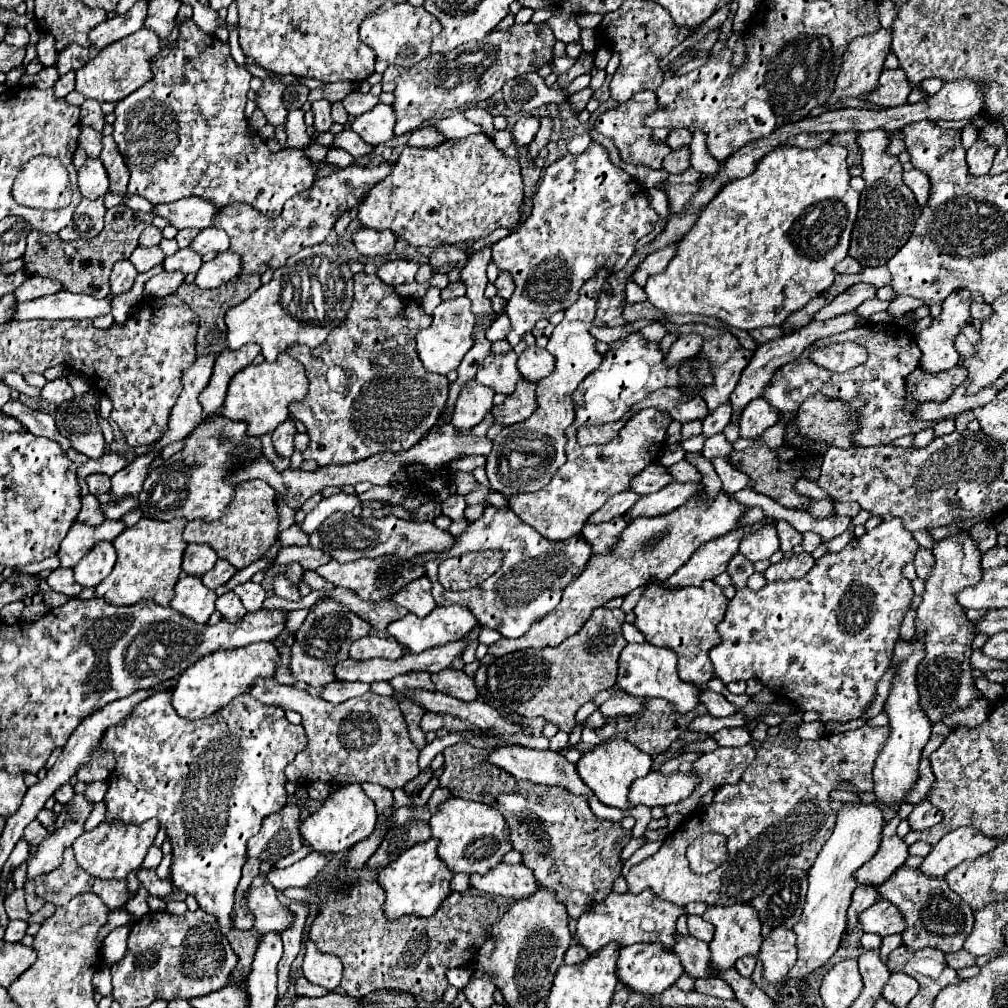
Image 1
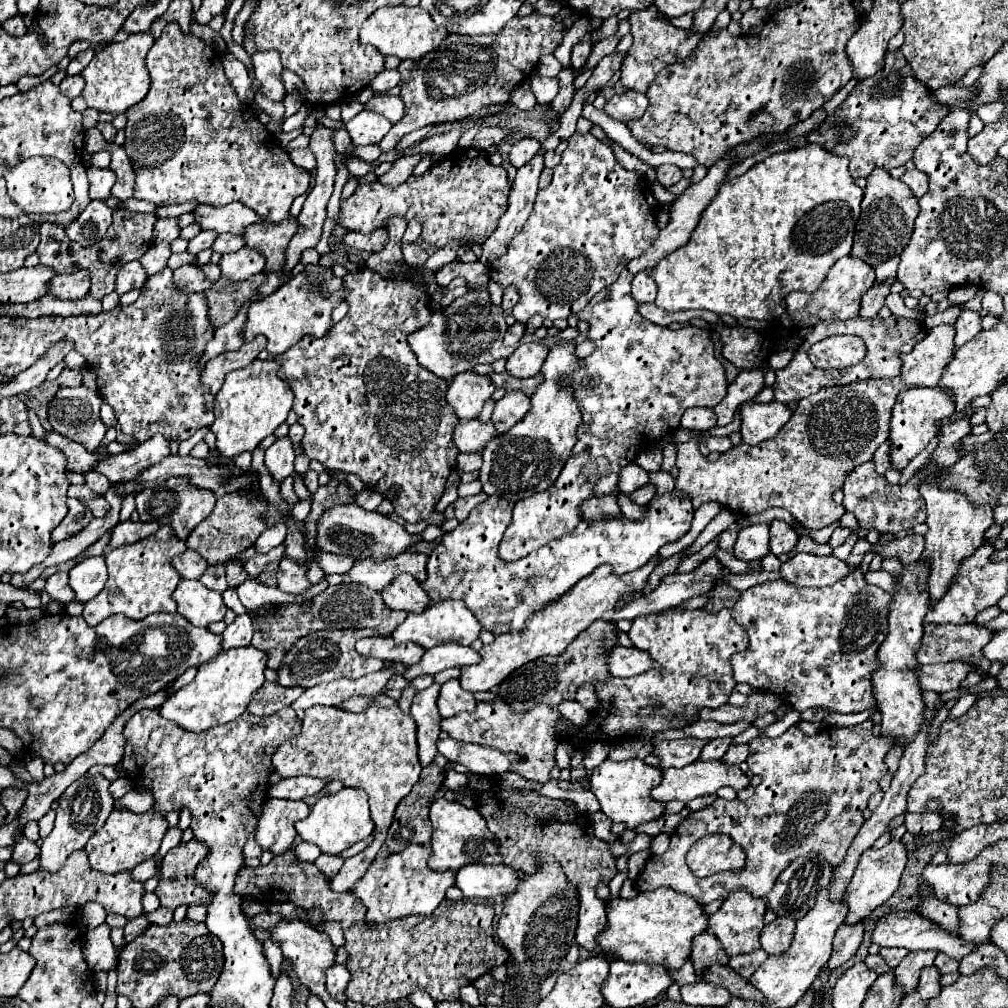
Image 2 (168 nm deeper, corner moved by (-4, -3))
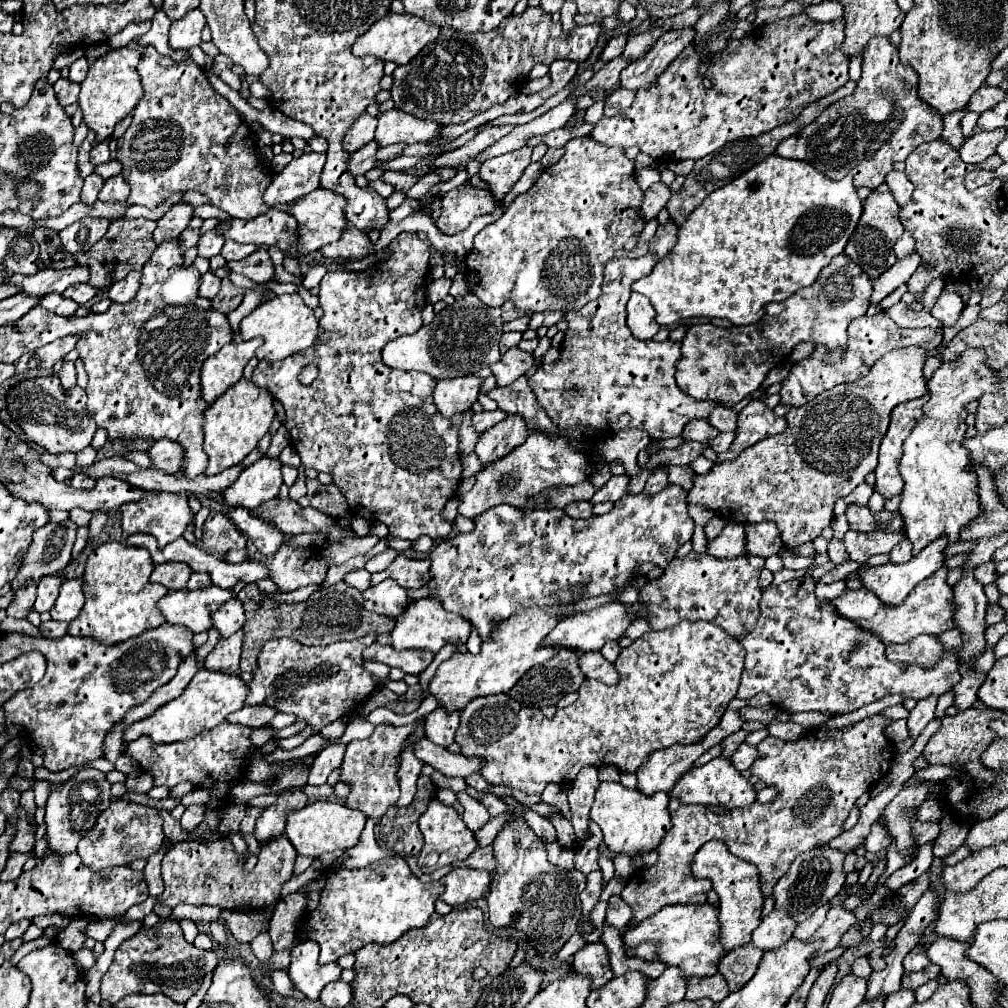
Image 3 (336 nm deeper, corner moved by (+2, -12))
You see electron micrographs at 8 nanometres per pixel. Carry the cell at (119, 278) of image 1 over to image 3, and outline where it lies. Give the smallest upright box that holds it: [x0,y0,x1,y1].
[109,272,141,302]

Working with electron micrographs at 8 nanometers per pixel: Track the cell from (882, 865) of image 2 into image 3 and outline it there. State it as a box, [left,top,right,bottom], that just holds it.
[811,906,857,956]

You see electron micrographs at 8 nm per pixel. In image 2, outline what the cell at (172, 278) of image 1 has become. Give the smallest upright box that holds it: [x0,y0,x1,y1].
[173,265,211,293]

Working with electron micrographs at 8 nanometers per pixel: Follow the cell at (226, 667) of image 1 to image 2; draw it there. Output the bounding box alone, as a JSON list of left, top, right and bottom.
[159,645,267,731]

